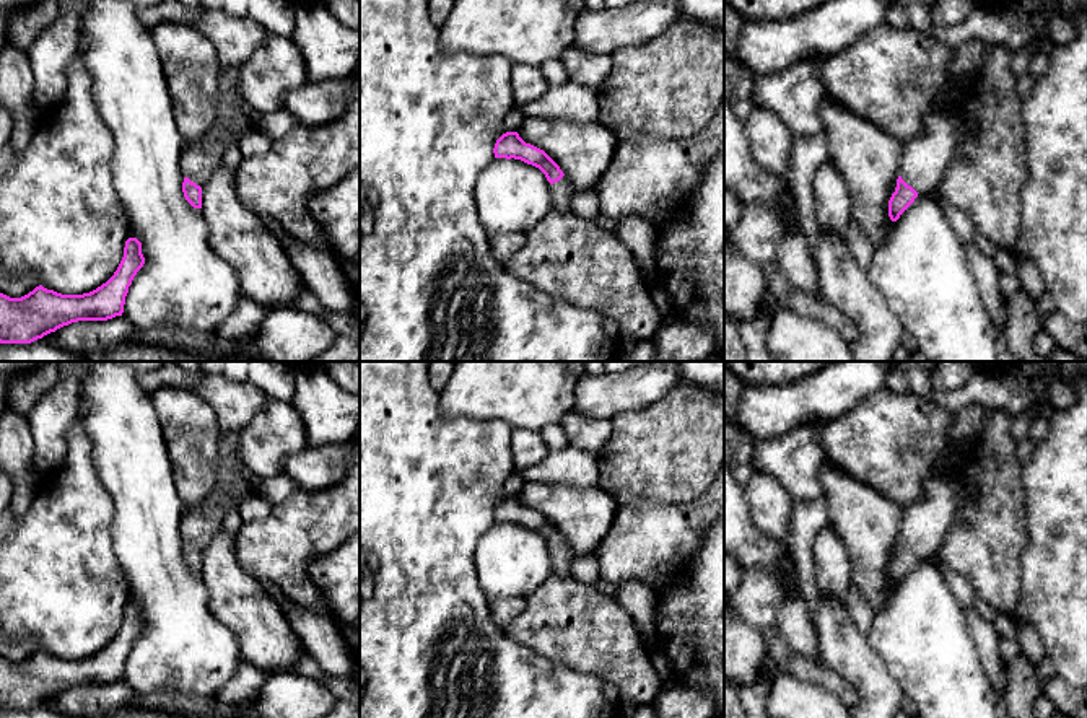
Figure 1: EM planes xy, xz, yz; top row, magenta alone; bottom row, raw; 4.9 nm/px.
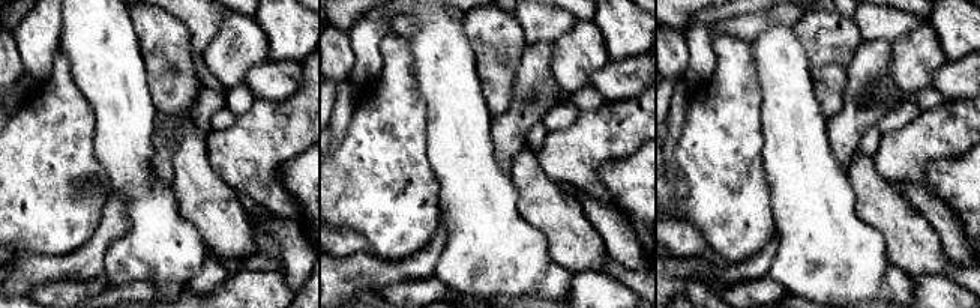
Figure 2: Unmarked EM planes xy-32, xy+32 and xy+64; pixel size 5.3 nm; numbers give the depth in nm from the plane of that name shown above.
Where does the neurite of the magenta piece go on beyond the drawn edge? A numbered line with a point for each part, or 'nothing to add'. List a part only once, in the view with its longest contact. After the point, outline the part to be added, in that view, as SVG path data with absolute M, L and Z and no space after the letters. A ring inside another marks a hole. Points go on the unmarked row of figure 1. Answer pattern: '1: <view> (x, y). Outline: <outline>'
1: yz (925, 523). Outline: M941 474L924 480L924 497L905 506L900 541L918 558L937 557L958 510L973 498L960 477Z

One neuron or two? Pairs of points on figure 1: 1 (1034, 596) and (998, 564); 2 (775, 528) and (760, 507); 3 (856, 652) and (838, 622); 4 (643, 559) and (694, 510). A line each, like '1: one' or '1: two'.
1: two
2: one
3: one
4: one

